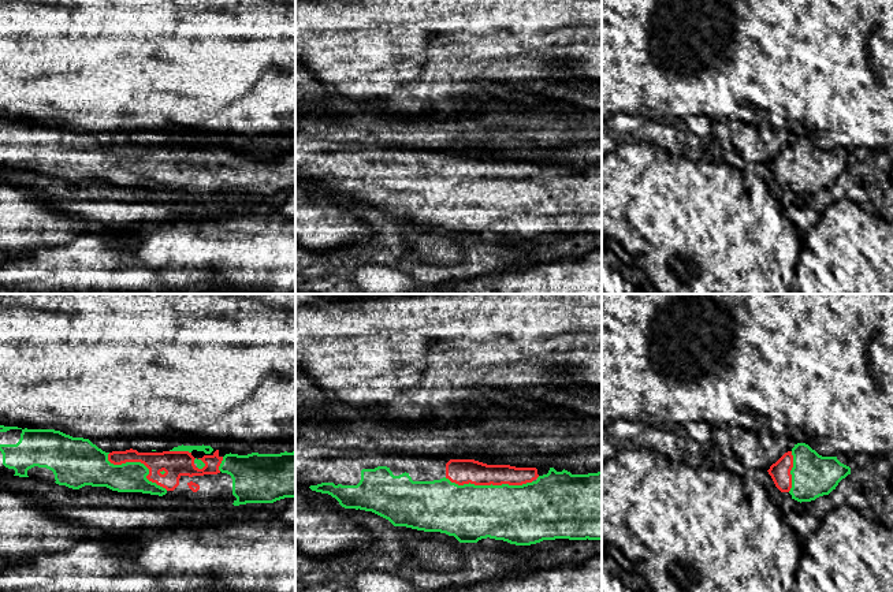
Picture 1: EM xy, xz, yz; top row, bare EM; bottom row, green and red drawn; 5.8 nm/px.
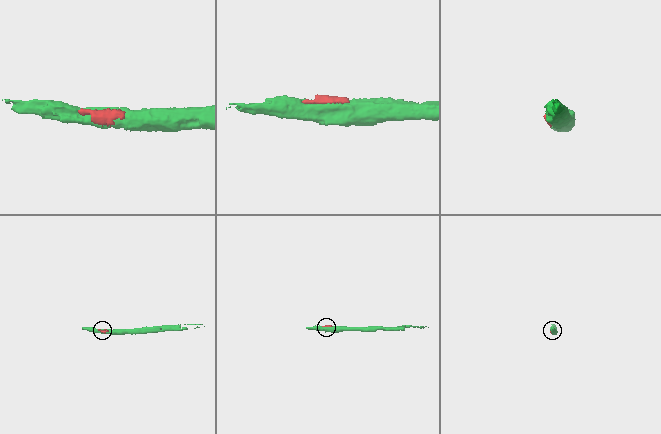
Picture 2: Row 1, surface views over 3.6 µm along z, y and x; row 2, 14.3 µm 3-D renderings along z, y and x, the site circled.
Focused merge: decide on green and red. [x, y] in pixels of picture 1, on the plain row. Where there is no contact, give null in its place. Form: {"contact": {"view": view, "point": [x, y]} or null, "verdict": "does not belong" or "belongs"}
{"contact": {"view": "xz", "point": [488, 179]}, "verdict": "belongs"}

